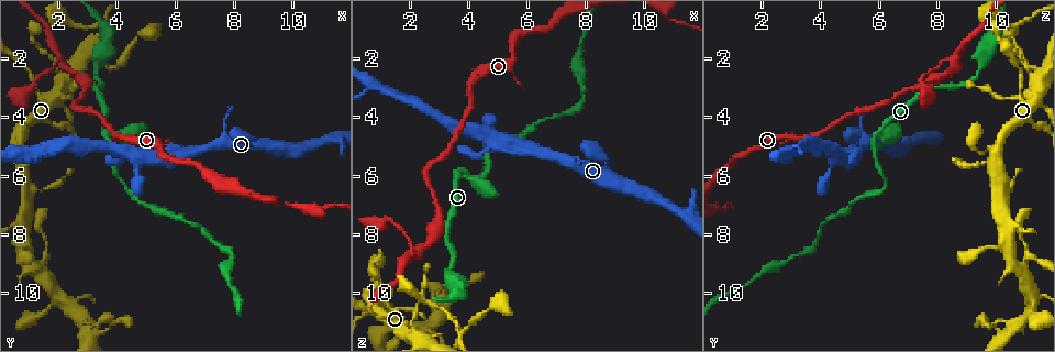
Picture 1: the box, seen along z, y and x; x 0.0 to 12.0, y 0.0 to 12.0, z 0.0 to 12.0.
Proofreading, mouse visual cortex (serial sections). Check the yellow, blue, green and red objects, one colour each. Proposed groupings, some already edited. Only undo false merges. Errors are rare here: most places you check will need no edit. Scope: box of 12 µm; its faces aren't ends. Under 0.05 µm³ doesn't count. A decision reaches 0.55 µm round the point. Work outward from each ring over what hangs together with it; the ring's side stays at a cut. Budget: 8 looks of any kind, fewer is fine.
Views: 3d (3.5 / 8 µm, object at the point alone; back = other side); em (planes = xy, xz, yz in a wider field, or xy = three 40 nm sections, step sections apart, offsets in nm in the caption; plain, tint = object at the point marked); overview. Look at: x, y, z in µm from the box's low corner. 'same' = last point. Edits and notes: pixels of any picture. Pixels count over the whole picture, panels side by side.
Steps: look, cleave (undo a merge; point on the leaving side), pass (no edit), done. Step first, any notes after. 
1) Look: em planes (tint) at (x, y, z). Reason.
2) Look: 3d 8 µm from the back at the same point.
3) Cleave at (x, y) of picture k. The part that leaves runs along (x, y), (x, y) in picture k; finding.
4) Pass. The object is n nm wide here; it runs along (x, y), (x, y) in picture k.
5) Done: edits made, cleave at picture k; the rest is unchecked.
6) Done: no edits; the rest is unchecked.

Look: 3d 3.5 µm at (0.8, 5.2, 2.9).

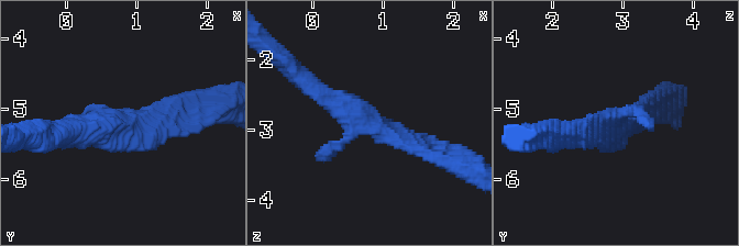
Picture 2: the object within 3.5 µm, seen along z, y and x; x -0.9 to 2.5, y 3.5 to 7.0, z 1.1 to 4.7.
Look: em xy step 1 (tint) at (0.80, 5.20, 2.90). 3 arms meet here; the arms are 150, 200, 300 nm wide; need the tissue.

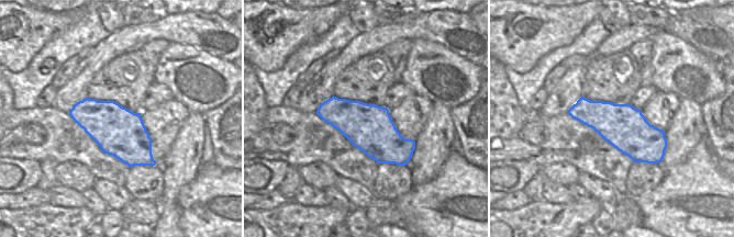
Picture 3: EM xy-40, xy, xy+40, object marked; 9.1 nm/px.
Pass. It runs along (436, 154), (385, 134), (315, 84) in picture 2; continuous, no second cell.

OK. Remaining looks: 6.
Look: 3d 3.5 µm at (4.2, 6.4, 6.2). Abrupt turn.

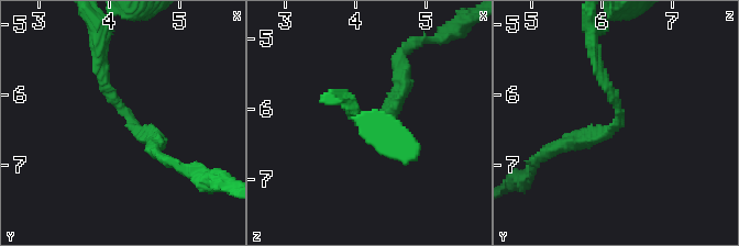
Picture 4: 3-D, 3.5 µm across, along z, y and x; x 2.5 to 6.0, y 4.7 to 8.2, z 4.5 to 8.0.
Pass. The arms are 150, 200 nm wide; it runs along (99, 59), (102, 86), (156, 143) in picture 4; all the same cell.

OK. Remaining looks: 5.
Look: 3d 3.5 µm at (2.1, 10.1, 11.2). Looks like a crossing.

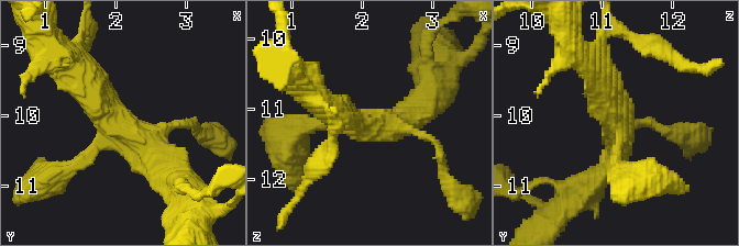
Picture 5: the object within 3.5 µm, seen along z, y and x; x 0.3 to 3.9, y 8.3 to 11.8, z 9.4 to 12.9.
Look: em xy step 3 (tint) at (2.00, 10.10, 11.25). Now the EM.

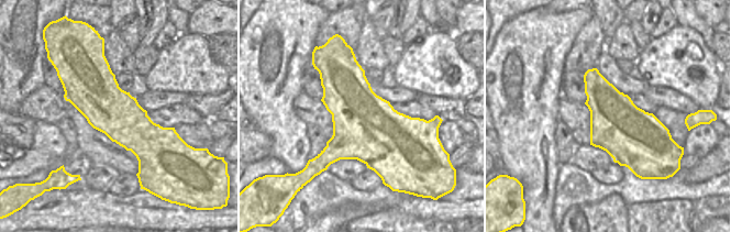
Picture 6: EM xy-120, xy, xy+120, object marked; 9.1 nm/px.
Pass. The arms are 150, 150, 400, 450 nm wide; it runs along (75, 66), (91, 96), (173, 170) in picture 5; continuous, no second cell.

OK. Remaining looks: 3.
Done: no edits; the rest is unchecked.

